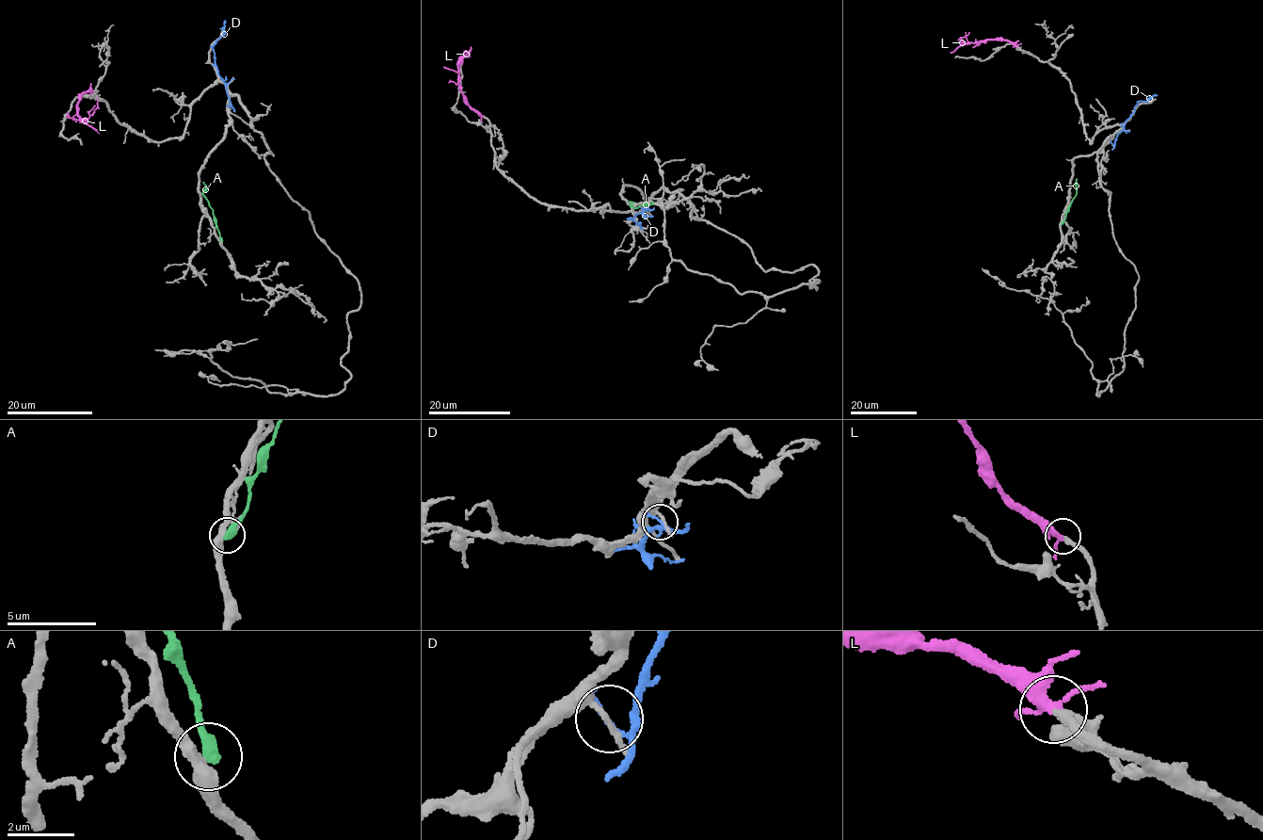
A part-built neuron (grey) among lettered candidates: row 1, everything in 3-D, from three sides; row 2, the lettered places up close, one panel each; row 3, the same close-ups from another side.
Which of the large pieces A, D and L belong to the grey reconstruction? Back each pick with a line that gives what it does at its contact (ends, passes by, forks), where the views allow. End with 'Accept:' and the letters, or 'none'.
L: it forks there
Accept: L

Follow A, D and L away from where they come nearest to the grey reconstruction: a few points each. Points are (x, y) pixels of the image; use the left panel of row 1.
A: (221, 240), (203, 189), (207, 186), (202, 183)
D: (229, 106), (226, 84), (215, 65), (214, 46), (223, 33), (225, 21)
L: (93, 91), (82, 94), (78, 102), (81, 121), (98, 105), (96, 98)

